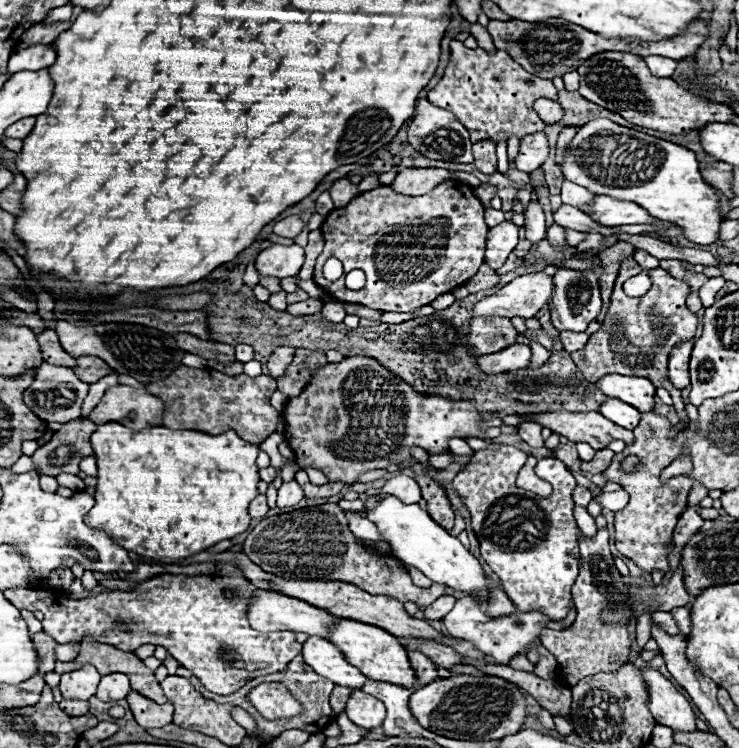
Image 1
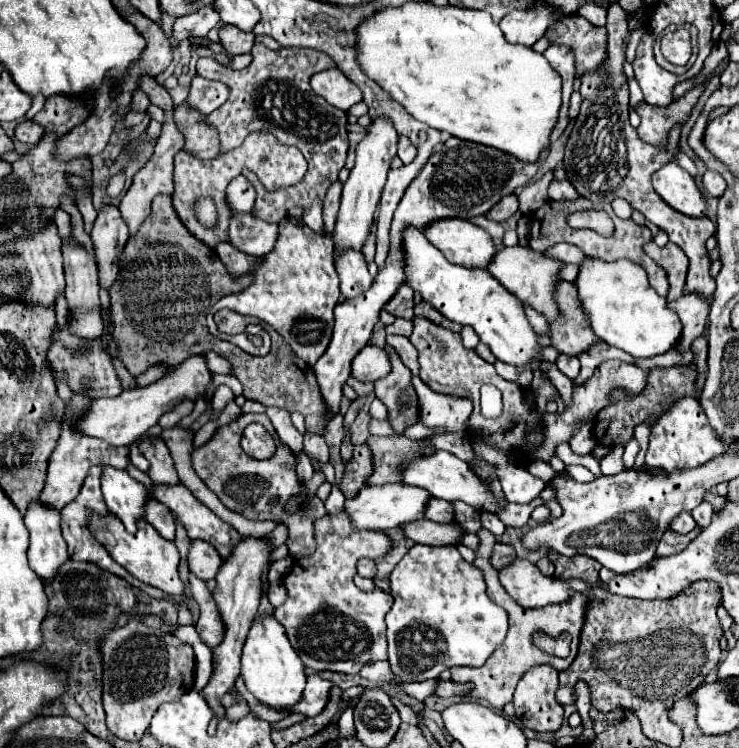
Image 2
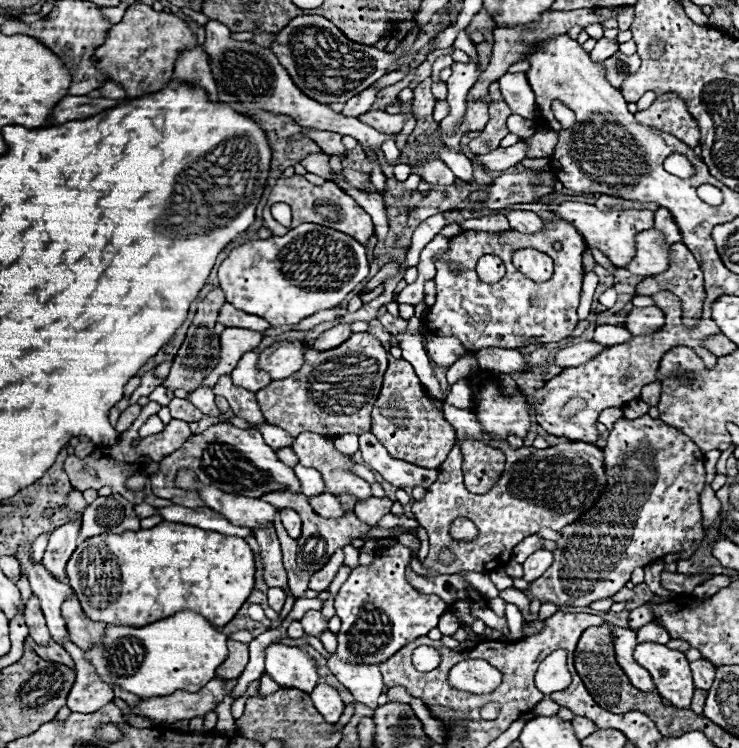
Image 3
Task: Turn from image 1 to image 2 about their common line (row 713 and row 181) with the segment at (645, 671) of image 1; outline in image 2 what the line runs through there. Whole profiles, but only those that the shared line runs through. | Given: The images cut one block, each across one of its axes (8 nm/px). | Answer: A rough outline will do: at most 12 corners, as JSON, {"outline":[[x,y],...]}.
{"outline":[[676,162],[652,174],[660,198],[686,216],[704,216],[706,200]]}

